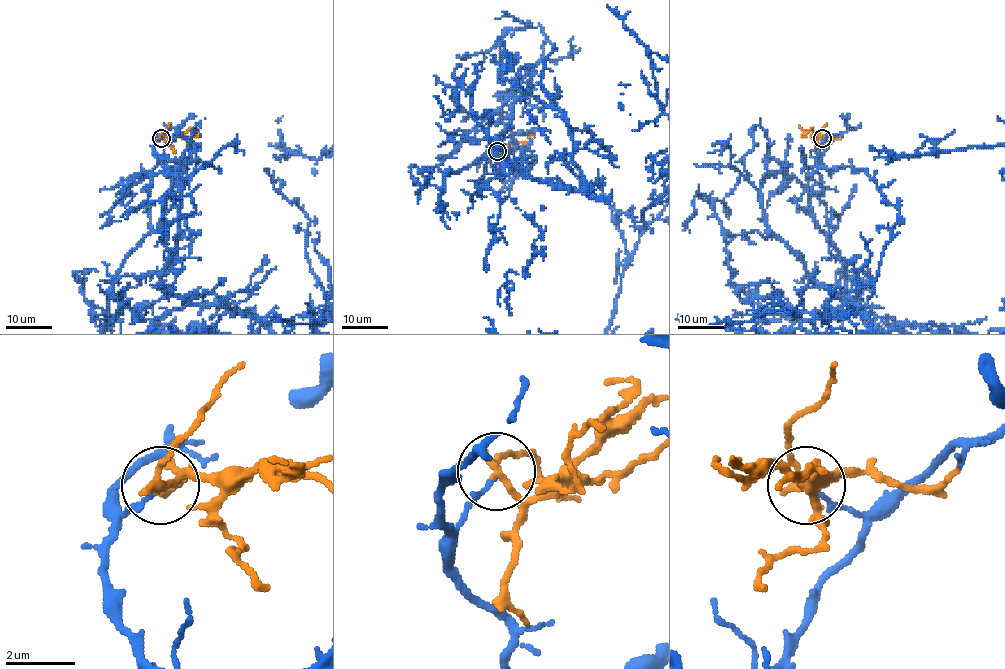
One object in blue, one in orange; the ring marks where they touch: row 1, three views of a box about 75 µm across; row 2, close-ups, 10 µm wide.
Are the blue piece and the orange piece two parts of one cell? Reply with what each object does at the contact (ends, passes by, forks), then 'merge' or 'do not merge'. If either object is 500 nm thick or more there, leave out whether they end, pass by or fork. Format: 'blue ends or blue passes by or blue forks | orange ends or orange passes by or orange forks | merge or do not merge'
blue ends | orange passes by | do not merge

